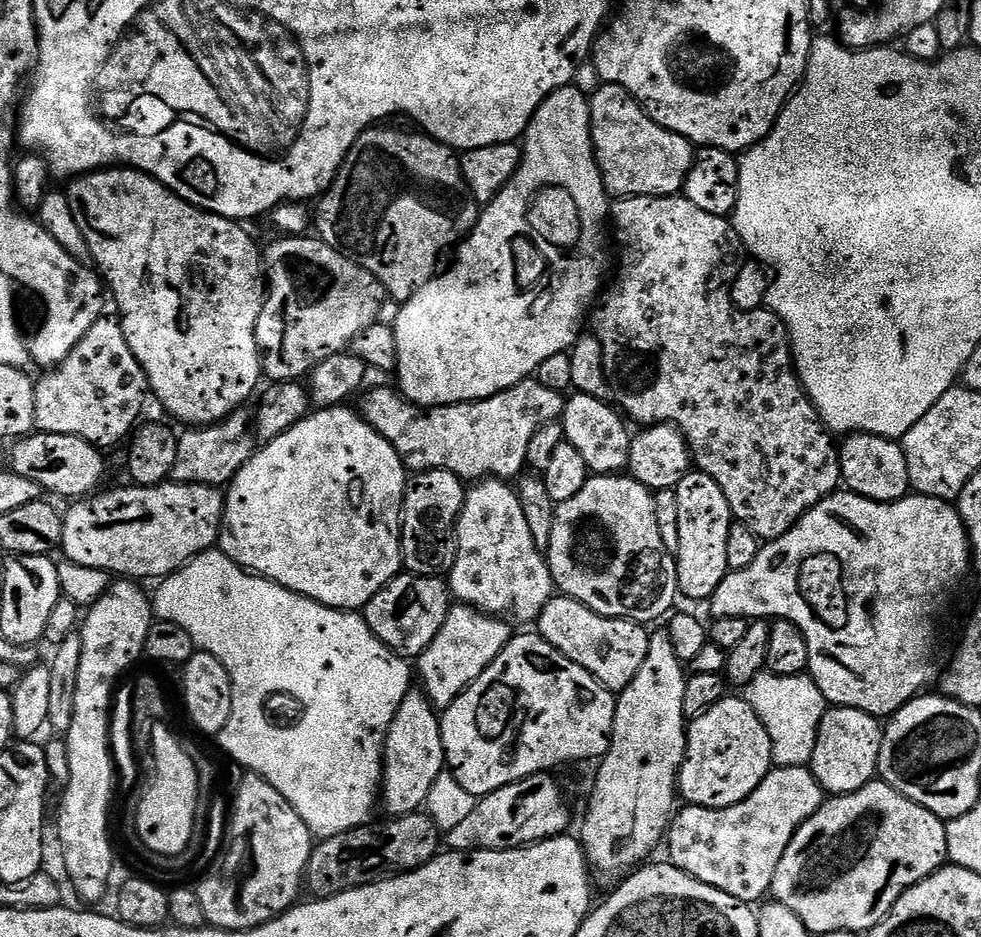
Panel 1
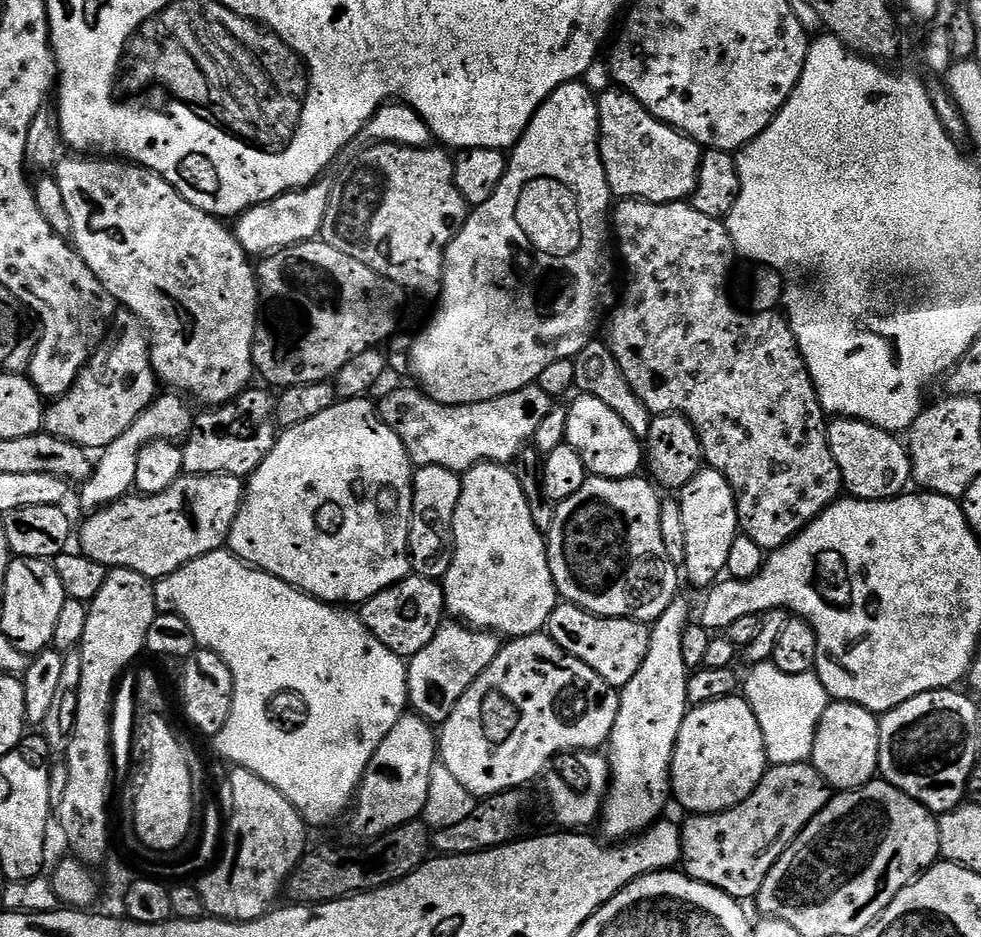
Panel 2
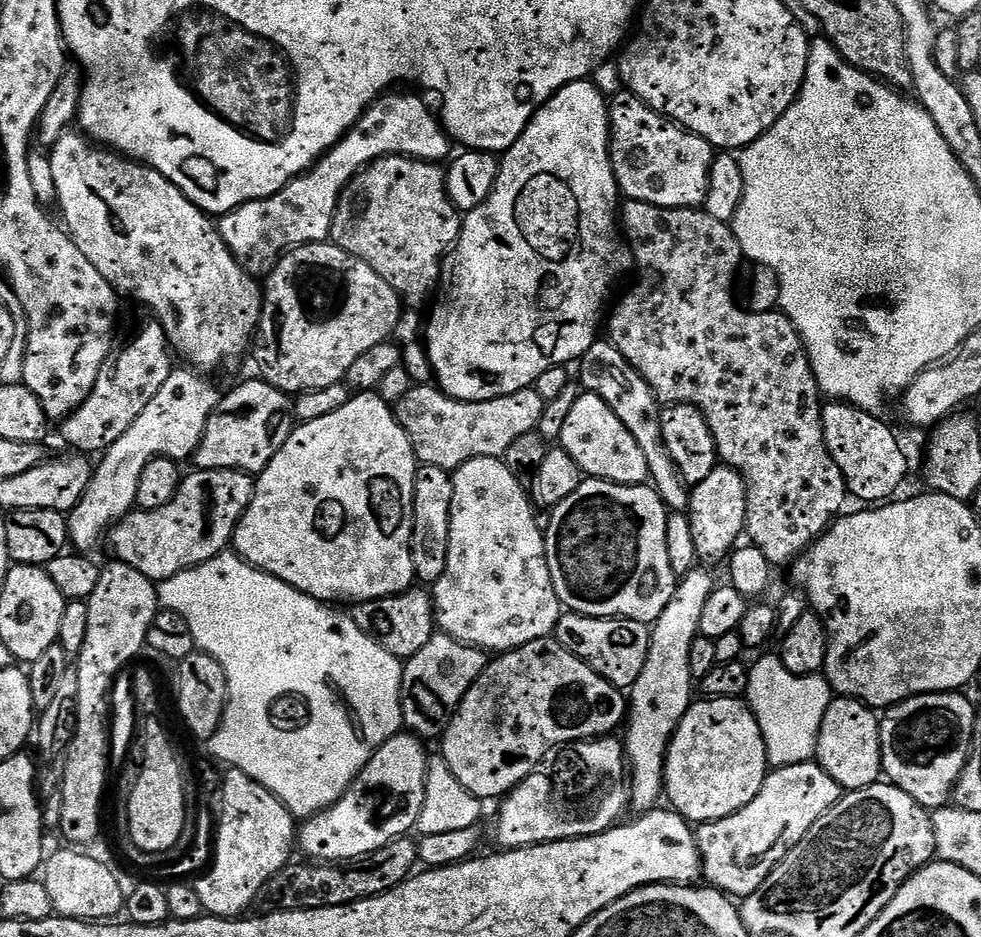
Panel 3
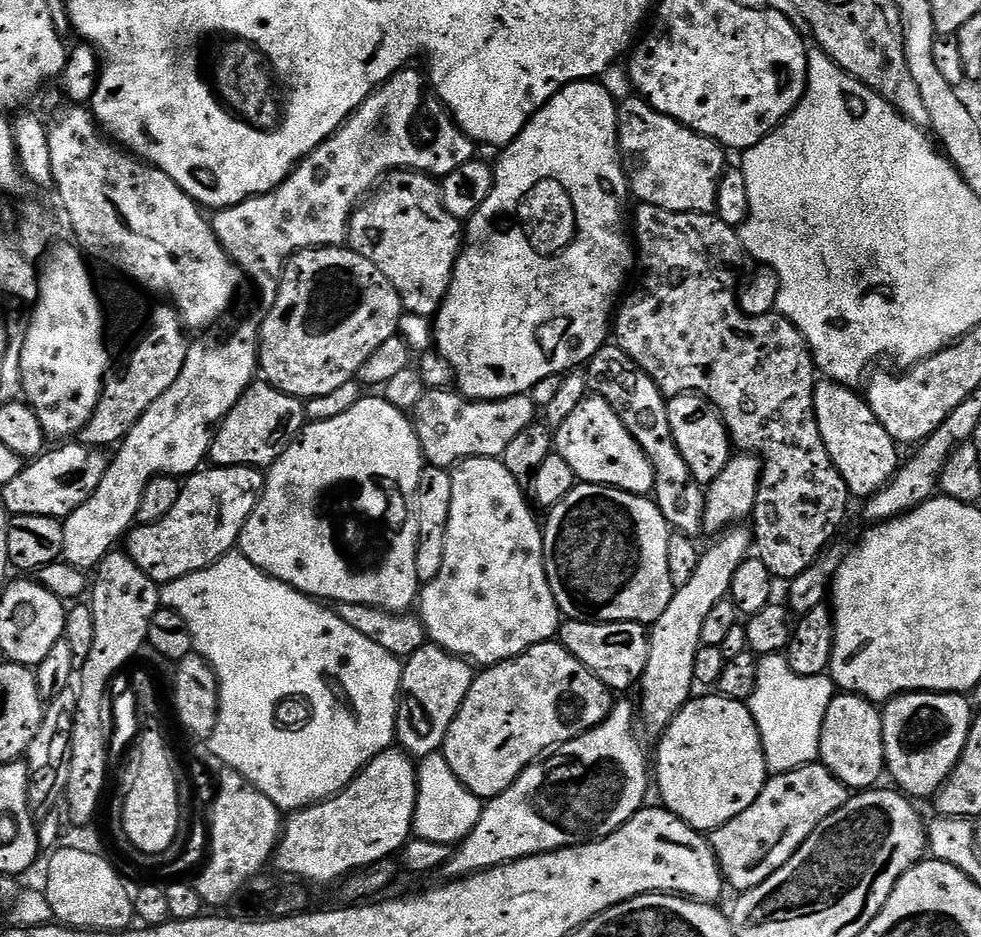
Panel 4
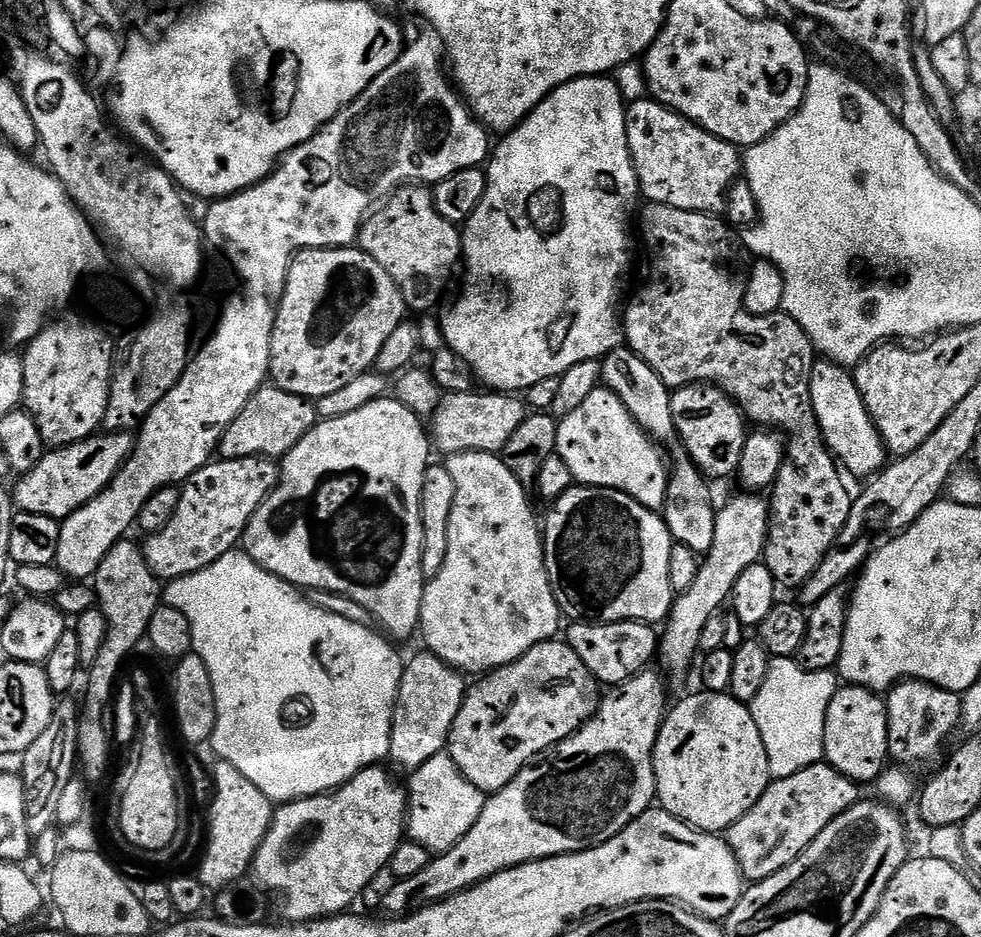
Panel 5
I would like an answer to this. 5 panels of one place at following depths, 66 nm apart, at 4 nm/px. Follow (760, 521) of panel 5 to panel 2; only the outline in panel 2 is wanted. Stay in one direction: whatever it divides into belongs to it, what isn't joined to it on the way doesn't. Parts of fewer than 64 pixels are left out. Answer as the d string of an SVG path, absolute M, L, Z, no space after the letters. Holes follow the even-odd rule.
M683 598L673 600L672 605L651 625L650 650L646 650L646 658L638 674L630 678L626 687L619 689L620 705L614 718L612 739L606 748L610 783L602 813L605 841L624 842L639 836L661 819L663 812L660 811L663 810L664 803L670 800L672 759L678 742L678 730L682 730L684 716L690 707L688 703L690 670L686 666L686 658L682 656L682 638L689 623L687 602Z

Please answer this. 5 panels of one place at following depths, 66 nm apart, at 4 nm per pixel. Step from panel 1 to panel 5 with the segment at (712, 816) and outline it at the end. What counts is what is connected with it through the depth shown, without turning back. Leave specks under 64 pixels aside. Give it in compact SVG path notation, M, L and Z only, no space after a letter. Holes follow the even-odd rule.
M826 762L806 766L806 770L790 774L790 778L772 780L762 798L726 830L728 845L745 881L765 880L770 874L790 866L790 862L794 862L794 858L798 858L798 854L802 854L834 818L838 818L838 814L860 803L860 792L861 785Z

